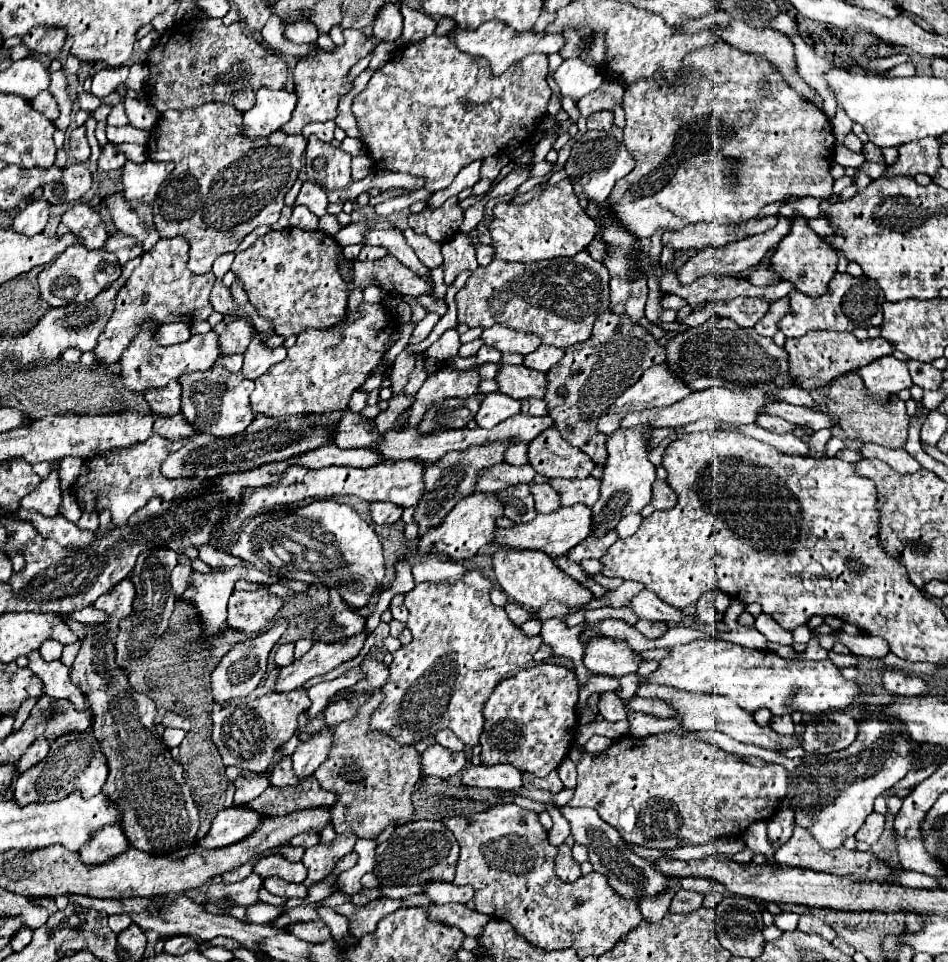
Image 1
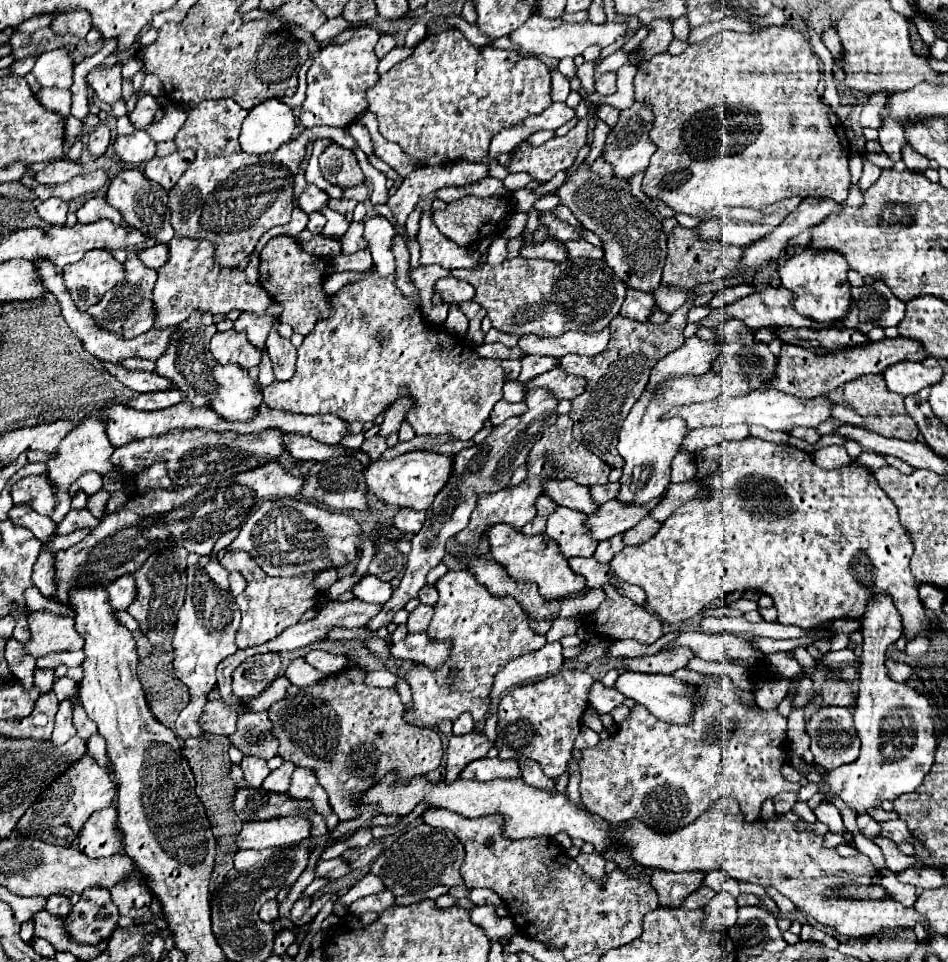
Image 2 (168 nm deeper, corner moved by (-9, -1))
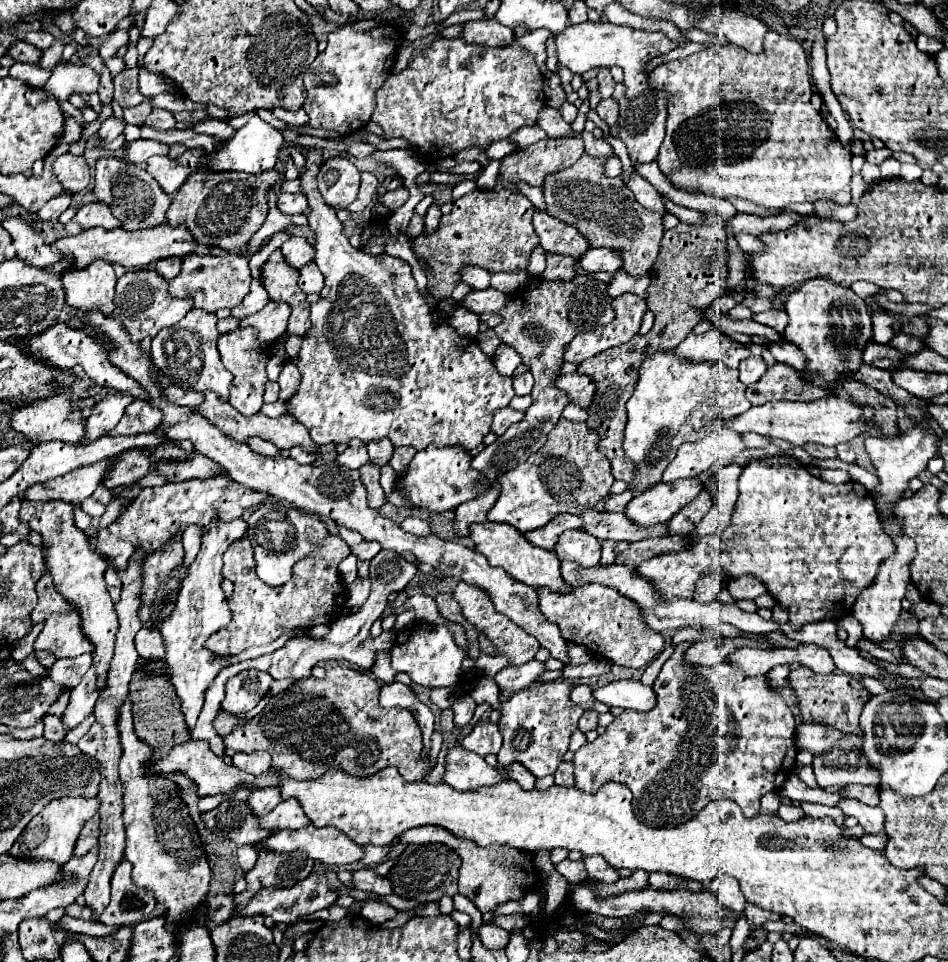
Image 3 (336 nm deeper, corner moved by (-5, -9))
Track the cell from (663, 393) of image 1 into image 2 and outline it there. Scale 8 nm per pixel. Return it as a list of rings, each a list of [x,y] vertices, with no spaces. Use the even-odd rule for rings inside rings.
[[[698,336],[688,338],[678,350],[662,358],[650,374],[650,384],[658,384],[672,376],[692,374],[700,376],[712,368],[712,360],[720,354],[720,344],[700,340]]]

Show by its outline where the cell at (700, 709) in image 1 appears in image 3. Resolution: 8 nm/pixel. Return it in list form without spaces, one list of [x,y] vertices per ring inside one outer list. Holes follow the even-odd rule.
[[[618,680],[594,690],[594,698],[608,704],[620,706],[626,710],[648,712],[656,706],[656,692],[652,686],[644,686],[640,680]]]

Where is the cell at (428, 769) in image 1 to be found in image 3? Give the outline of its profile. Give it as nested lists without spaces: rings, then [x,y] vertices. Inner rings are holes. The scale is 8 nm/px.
[[[482,718],[468,736],[462,738],[460,746],[468,752],[474,752],[478,756],[488,756],[488,754],[498,754],[502,746],[502,736],[498,732],[498,726]]]

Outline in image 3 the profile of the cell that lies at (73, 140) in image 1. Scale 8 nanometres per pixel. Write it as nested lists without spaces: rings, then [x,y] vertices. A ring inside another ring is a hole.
[[[112,116],[112,118],[108,118],[108,120],[102,122],[98,134],[100,134],[102,140],[106,140],[106,136],[118,136],[122,130],[124,130],[124,122]]]

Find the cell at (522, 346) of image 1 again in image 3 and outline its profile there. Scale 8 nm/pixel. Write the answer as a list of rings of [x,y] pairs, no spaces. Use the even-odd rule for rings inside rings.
[[[622,294],[616,298],[616,320],[594,332],[578,334],[564,350],[564,362],[584,362],[608,348],[628,342],[640,328],[646,312],[646,300],[636,294]]]

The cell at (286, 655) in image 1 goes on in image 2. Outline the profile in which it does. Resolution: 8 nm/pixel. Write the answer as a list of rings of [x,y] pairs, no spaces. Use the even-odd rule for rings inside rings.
[[[304,658],[292,660],[284,674],[288,674],[290,682],[296,684],[296,686],[310,686],[310,684],[316,684],[324,678],[324,674],[318,672],[316,668],[312,668]]]

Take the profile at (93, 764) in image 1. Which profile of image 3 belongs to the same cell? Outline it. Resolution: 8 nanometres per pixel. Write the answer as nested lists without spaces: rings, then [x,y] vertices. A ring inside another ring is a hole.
[[[68,796],[52,800],[40,814],[36,814],[30,824],[24,828],[24,832],[18,836],[14,846],[10,848],[10,854],[16,858],[50,858],[58,864],[66,864],[72,858],[74,844],[80,836],[82,826],[86,820],[90,820],[100,808],[98,796],[86,798],[86,796]]]

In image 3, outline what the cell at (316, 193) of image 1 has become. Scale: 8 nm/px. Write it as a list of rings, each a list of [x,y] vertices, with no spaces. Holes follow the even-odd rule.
[[[300,192],[300,194],[280,194],[278,196],[278,208],[284,214],[302,214],[304,210],[308,210],[308,198]]]

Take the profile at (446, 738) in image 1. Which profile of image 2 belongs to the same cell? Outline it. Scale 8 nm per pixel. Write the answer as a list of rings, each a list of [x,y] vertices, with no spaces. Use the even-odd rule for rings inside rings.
[[[458,716],[456,720],[454,720],[454,734],[456,736],[462,736],[462,734],[468,734],[468,732],[472,732],[474,730],[474,720],[472,720],[472,716]]]

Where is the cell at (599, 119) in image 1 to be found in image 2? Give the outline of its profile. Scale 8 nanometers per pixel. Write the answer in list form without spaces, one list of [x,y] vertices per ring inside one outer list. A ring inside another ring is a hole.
[[[602,104],[602,106],[598,108],[598,118],[604,120],[610,128],[616,126],[616,122],[618,122],[618,114],[620,114],[620,110],[616,110],[616,108],[610,106],[610,104]]]

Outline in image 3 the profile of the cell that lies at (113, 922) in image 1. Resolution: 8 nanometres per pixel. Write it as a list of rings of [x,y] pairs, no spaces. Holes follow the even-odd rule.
[[[122,860],[120,868],[116,868],[112,876],[112,900],[100,918],[102,924],[132,926],[146,920],[154,910],[156,900],[152,900],[150,892],[136,888],[130,872],[132,864],[128,864],[128,860]]]

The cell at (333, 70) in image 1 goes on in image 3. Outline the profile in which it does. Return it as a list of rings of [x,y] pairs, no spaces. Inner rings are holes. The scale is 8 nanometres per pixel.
[[[390,24],[364,32],[356,32],[350,26],[340,26],[330,32],[326,50],[316,56],[304,74],[304,110],[310,118],[308,126],[332,130],[344,136],[362,130],[370,122],[372,108],[376,106],[374,92],[392,72],[398,44],[400,34]]]

